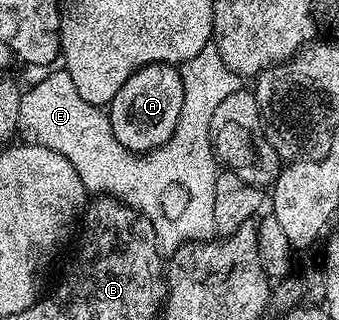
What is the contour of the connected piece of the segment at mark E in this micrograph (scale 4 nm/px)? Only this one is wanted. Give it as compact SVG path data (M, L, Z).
M208 44L201 48L201 52L197 52L197 56L185 60L178 67L185 93L177 128L164 146L158 146L156 150L149 150L145 154L137 154L134 150L122 146L117 136L113 136L108 111L84 100L81 92L77 92L77 87L73 85L73 76L69 76L66 69L54 70L47 72L52 74L44 73L39 81L30 83L23 90L18 129L21 138L23 134L22 141L49 148L65 156L65 160L69 160L69 164L77 168L77 176L81 176L81 184L85 184L88 195L110 196L145 215L153 224L153 232L164 255L174 254L187 242L214 239L216 232L213 224L213 184L217 173L217 159L215 150L211 147L213 112L217 112L217 107L224 102L225 96L233 96L233 92L241 89L240 75L233 73L225 64L225 60L221 60L219 49Z

